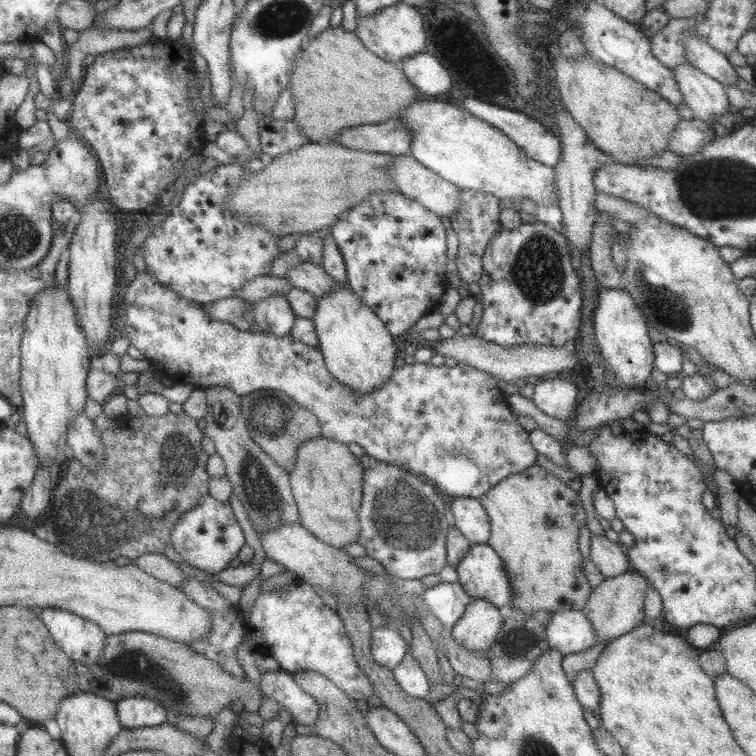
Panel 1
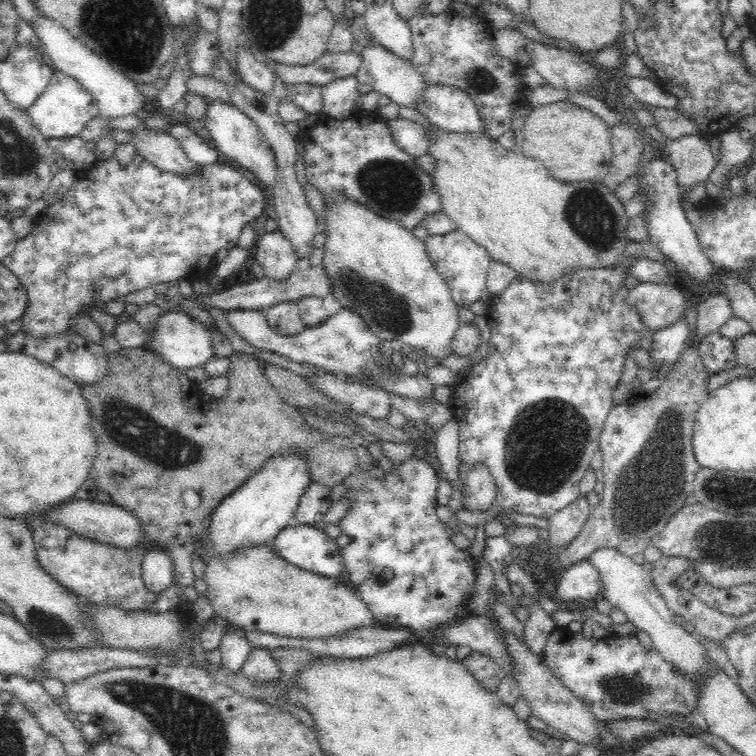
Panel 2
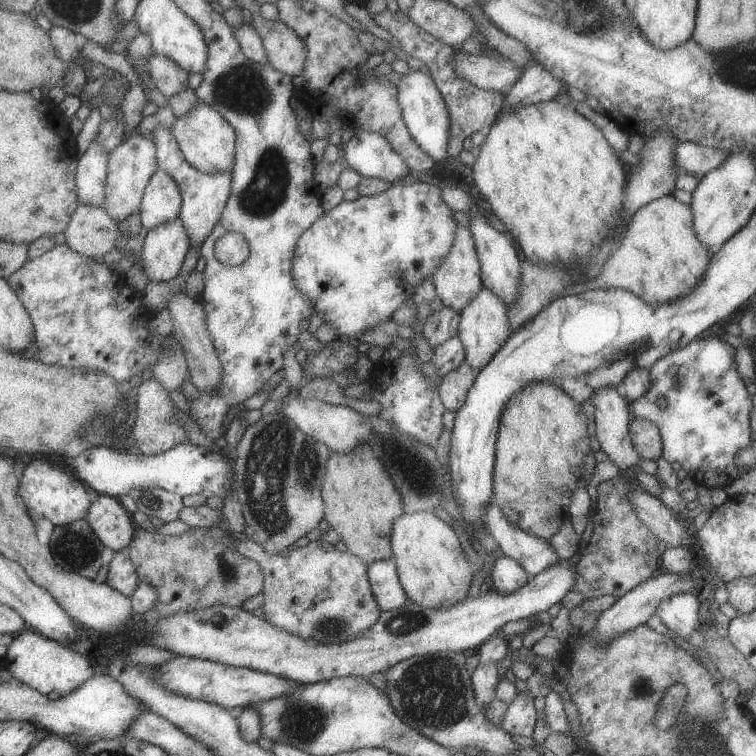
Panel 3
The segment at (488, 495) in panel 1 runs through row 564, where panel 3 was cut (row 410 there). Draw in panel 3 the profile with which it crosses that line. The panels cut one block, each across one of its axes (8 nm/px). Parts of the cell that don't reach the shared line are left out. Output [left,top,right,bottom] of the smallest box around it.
[493,382,595,542]

